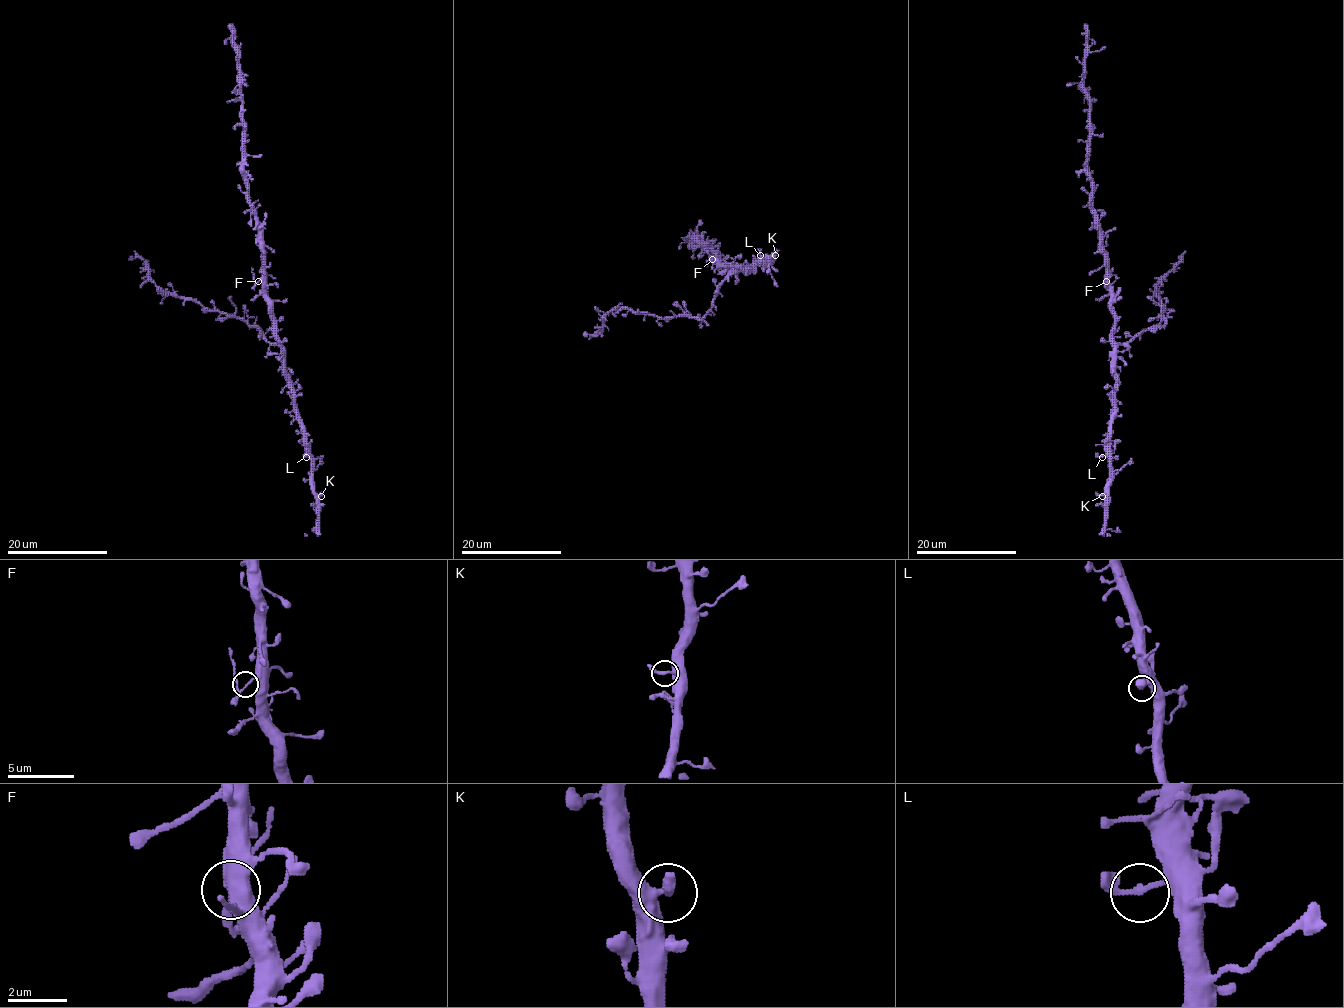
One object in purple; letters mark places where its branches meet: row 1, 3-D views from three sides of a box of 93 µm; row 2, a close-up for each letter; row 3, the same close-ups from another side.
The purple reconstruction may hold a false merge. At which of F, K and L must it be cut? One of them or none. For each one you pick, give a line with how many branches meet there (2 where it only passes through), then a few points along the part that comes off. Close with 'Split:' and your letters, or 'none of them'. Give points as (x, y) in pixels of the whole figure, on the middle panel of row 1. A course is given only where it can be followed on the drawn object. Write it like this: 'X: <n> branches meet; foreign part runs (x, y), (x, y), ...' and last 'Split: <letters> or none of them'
F: 3 branches meet
Split: F

